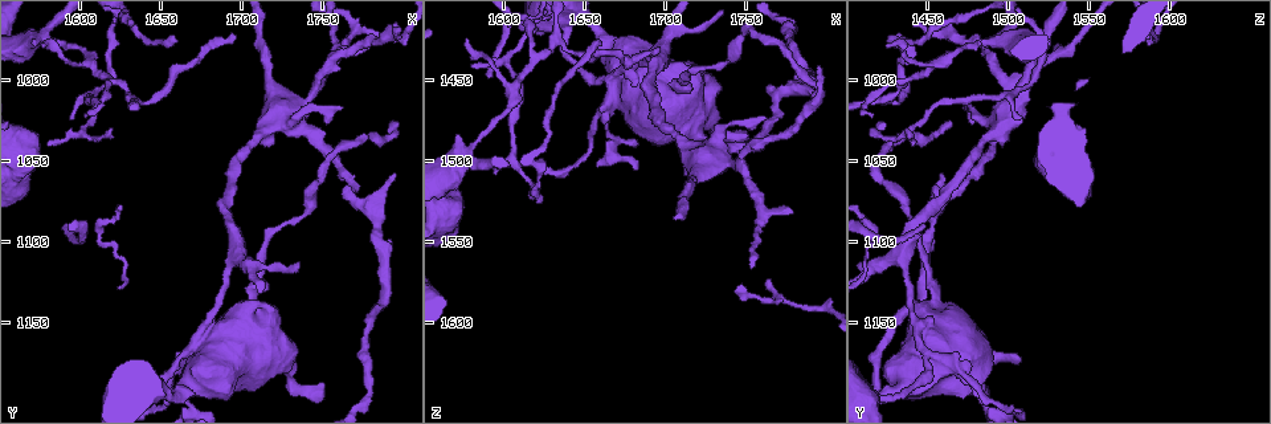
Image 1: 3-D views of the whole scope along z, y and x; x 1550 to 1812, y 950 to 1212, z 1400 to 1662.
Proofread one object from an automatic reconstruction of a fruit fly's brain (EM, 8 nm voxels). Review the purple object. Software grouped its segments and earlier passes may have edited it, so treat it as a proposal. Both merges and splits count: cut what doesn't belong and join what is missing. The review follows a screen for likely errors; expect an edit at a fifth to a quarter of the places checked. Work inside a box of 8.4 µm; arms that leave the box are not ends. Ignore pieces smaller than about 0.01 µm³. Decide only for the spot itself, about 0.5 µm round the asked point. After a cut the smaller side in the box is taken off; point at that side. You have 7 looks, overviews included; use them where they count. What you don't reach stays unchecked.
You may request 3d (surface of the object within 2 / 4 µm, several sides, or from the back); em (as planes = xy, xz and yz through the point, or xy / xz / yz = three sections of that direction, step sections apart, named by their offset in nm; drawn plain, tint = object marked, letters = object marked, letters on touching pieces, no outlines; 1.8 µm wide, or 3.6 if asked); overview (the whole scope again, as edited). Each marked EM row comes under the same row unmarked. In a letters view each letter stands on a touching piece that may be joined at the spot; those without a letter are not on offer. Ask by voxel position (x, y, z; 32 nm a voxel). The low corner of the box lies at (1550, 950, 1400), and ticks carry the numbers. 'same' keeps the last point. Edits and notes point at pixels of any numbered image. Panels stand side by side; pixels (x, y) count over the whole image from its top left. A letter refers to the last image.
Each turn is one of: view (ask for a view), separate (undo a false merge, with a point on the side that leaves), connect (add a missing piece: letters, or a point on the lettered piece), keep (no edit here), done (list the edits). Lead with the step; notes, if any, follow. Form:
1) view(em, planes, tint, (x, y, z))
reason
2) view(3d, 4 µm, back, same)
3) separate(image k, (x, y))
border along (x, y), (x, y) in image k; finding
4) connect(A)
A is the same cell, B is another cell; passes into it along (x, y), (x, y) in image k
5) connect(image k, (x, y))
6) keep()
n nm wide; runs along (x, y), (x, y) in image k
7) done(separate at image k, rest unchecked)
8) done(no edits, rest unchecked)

view(3d, 2 µm, (1572, 972, 1498))
arms part here

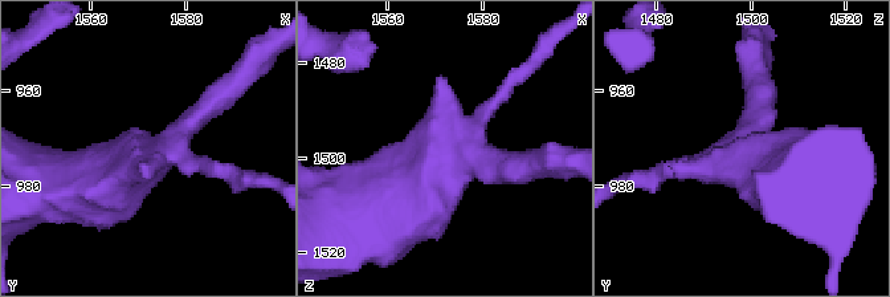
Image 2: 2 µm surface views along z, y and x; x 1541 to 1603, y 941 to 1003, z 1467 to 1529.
view(em, xz, step 4, letters, (1572, 973, 1500))
shape alone is not enough

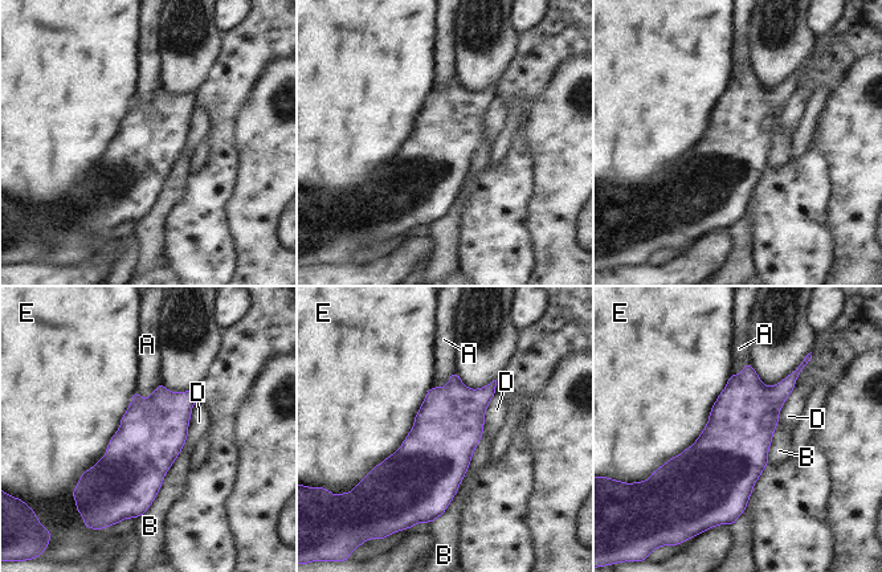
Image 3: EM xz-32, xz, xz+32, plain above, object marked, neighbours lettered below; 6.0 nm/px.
keep()
A, B, D and E are other cells; border along (160, 381), (146, 399), (141, 399) in image 3; continuous, no second neuron

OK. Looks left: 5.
view(3d, 2 µm, (1574, 978, 1426))
an open end

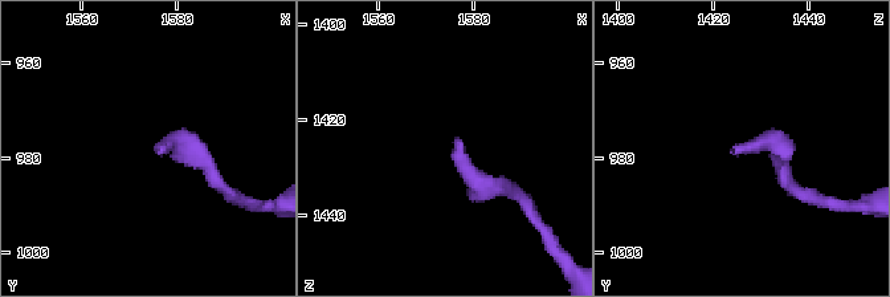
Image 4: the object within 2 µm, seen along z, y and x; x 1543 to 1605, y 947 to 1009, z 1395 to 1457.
view(em, planes, letters, (1576, 979, 1425))

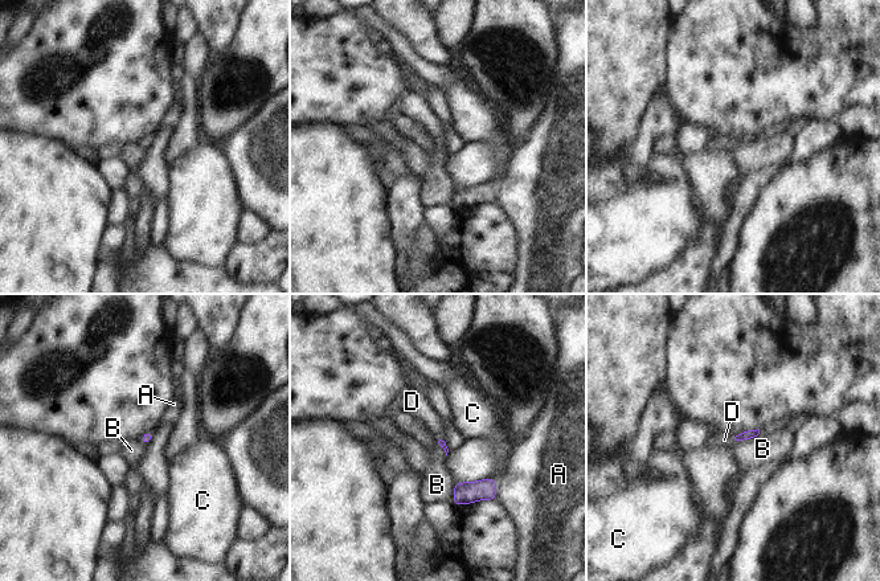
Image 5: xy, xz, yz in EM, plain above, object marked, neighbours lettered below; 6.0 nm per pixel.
connect(D)
B touches over 170 nm; D is the same cell, A, B and C are other cells; passes into it along (748, 434), (732, 440), (724, 440) in image 5; it goes on there

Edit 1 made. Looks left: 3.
view(overview)

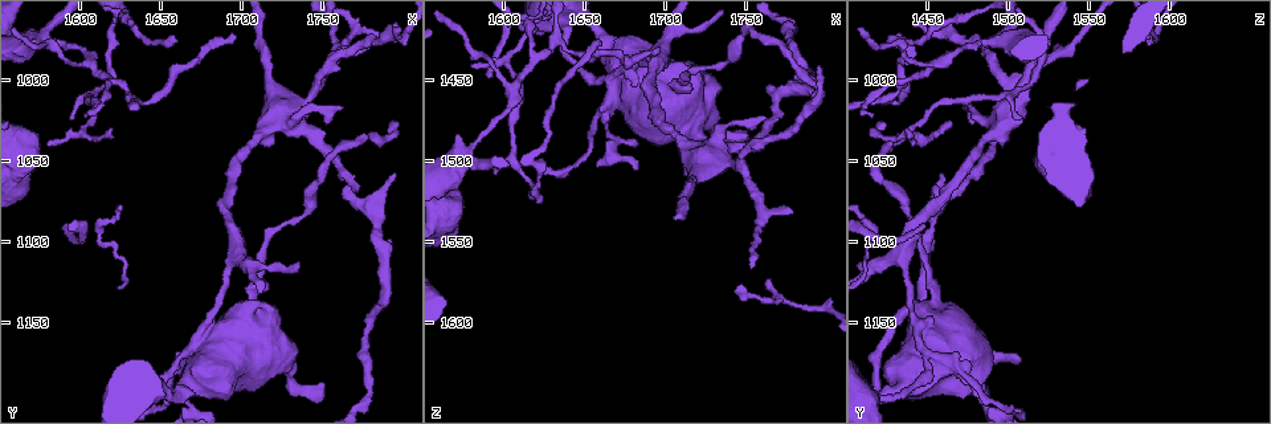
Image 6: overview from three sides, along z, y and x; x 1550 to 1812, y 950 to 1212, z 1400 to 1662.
view(3d, 2 µm, back, (1578, 1038, 1438))
free end

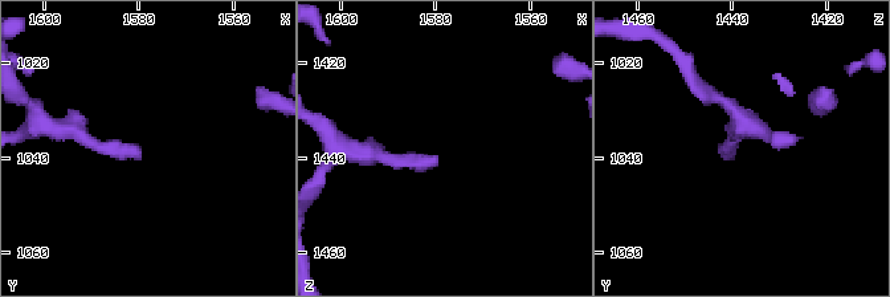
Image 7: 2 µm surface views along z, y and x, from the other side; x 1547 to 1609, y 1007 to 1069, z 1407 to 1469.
view(em, planes, letters, (1580, 1039, 1440))

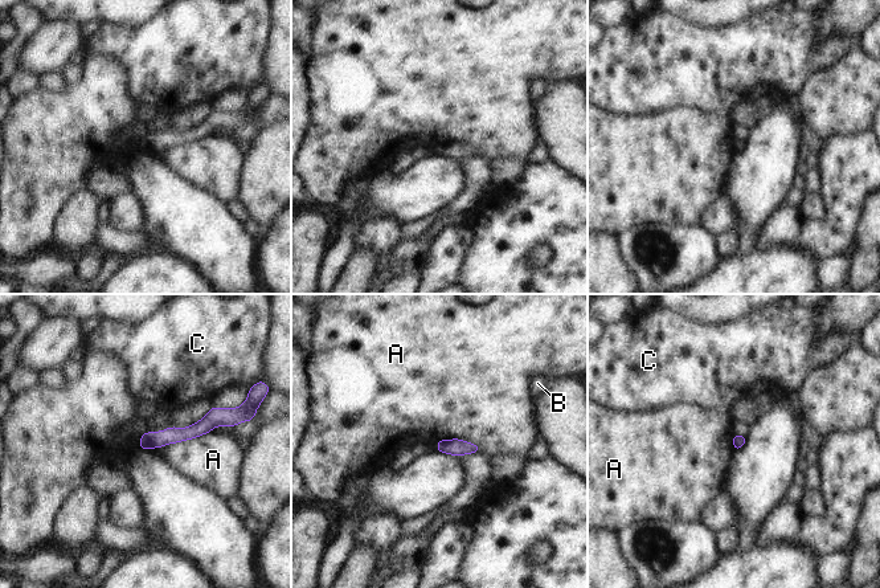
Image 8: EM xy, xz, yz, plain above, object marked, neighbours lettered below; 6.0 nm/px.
keep()
A touches over 380 nm; A, B and C are other cells; runs along (220, 423), (154, 439), (143, 446) in image 8; none of them fits

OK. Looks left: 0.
done(connect at image 5, rest unchecked)

